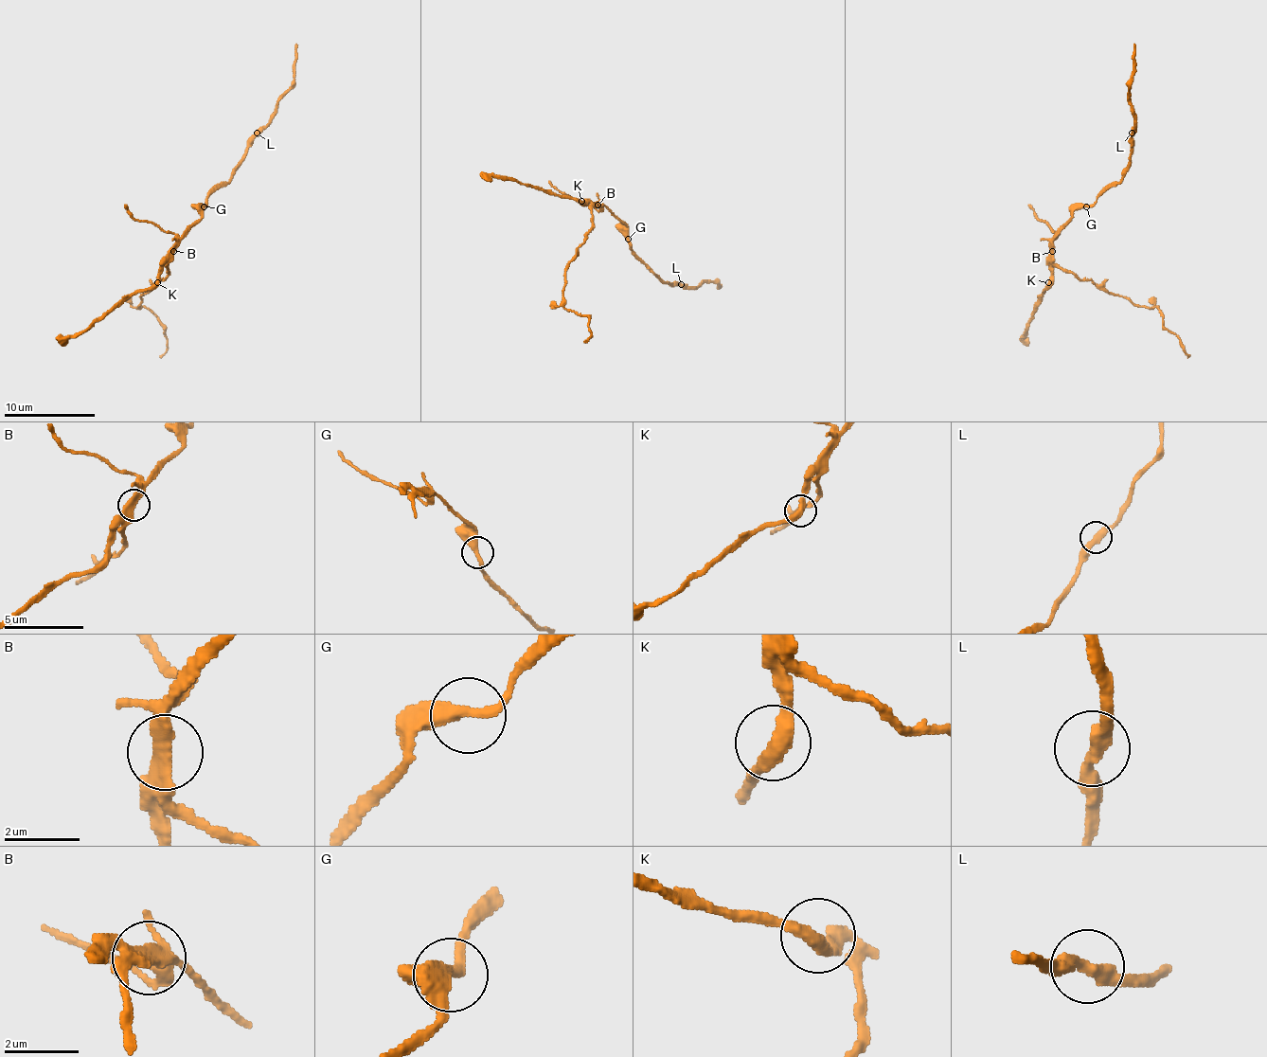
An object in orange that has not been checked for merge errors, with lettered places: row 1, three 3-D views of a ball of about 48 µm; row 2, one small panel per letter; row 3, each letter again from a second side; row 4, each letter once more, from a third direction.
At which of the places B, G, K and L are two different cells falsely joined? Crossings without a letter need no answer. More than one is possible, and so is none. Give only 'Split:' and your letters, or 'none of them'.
Split: B

